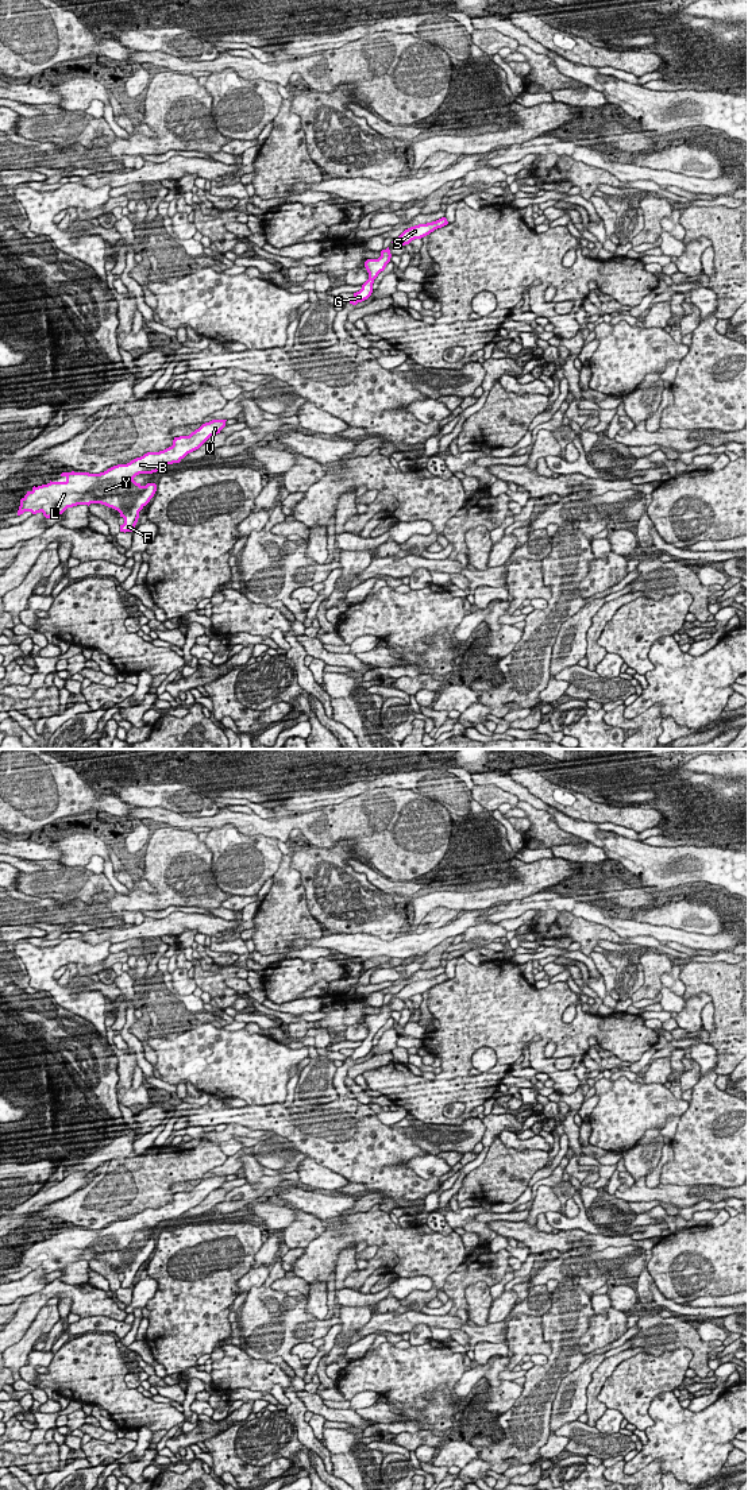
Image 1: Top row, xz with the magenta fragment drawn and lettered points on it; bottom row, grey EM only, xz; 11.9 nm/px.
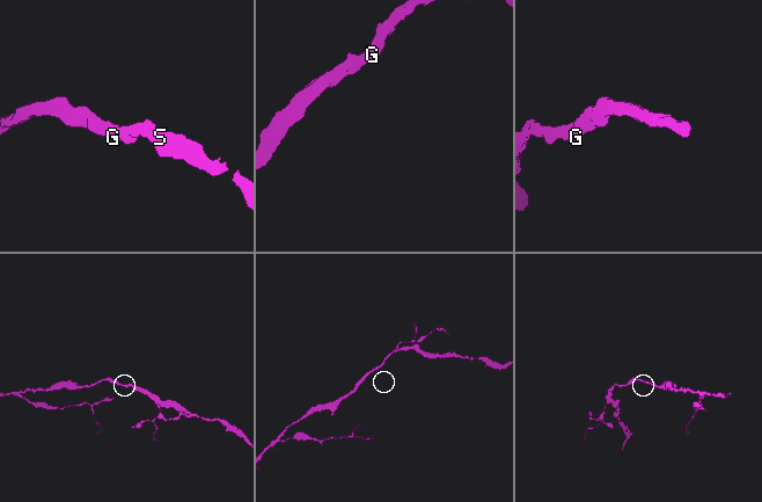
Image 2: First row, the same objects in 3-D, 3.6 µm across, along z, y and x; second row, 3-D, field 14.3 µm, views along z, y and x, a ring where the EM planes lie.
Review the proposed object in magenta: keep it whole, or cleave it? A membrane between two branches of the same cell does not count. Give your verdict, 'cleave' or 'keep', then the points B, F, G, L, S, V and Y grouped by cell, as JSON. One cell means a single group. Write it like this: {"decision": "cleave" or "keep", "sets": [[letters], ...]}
{"decision": "keep", "sets": [["B", "F", "G", "L", "S", "V", "Y"]]}

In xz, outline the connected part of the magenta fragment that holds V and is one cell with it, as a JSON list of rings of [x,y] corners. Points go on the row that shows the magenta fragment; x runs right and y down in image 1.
[[[212,420],[203,424],[189,436],[174,437],[173,445],[147,452],[127,464],[117,464],[100,474],[62,472],[65,482],[49,482],[20,499],[18,516],[24,512],[43,513],[46,518],[62,514],[77,505],[101,503],[112,507],[124,518],[120,532],[132,532],[139,512],[150,502],[157,491],[155,483],[142,486],[134,478],[139,474],[157,472],[159,467],[180,463],[188,453],[198,449],[211,436],[220,433],[227,420]]]

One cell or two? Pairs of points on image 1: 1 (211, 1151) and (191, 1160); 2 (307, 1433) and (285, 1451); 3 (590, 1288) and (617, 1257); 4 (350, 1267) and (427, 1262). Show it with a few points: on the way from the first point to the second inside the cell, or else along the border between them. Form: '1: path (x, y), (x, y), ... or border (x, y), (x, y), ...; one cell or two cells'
1: path (205, 1155), (196, 1160); one cell
2: border (297, 1436), (308, 1450); two cells
3: border (606, 1276), (581, 1277); two cells
4: border (358, 1269), (346, 1277), (343, 1286); two cells

